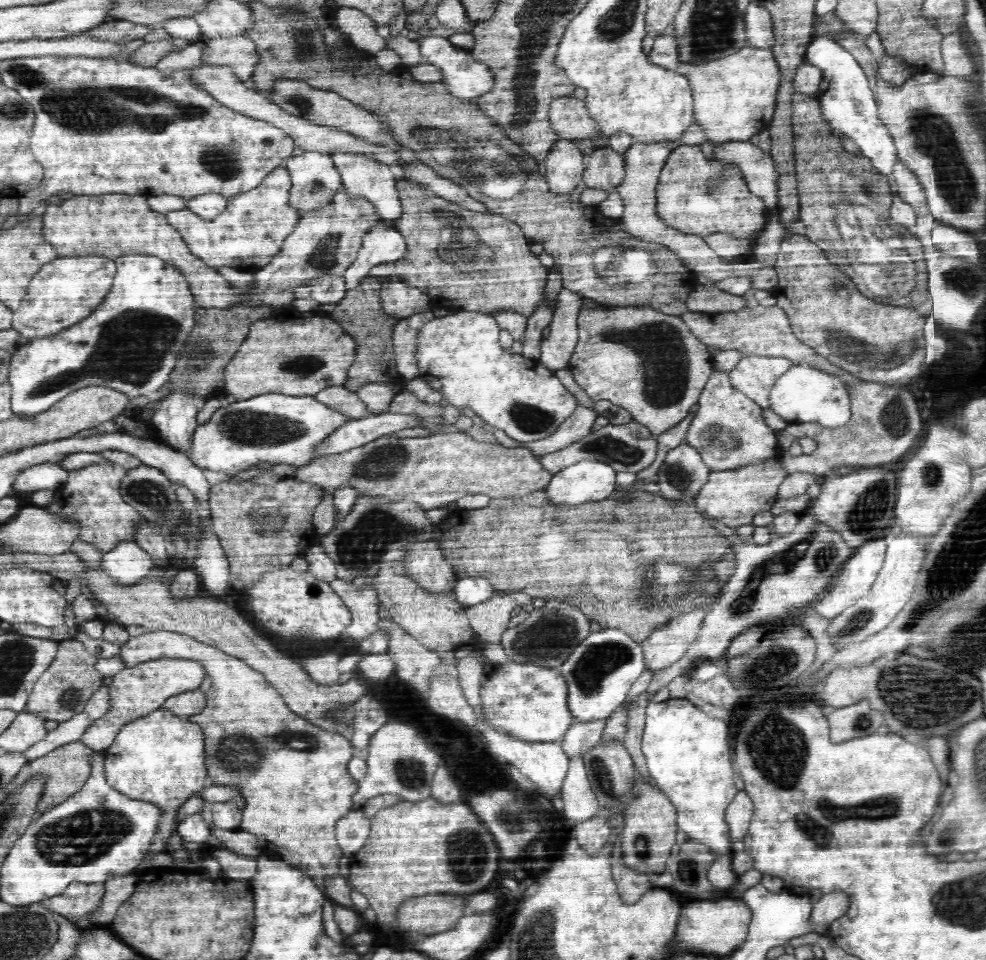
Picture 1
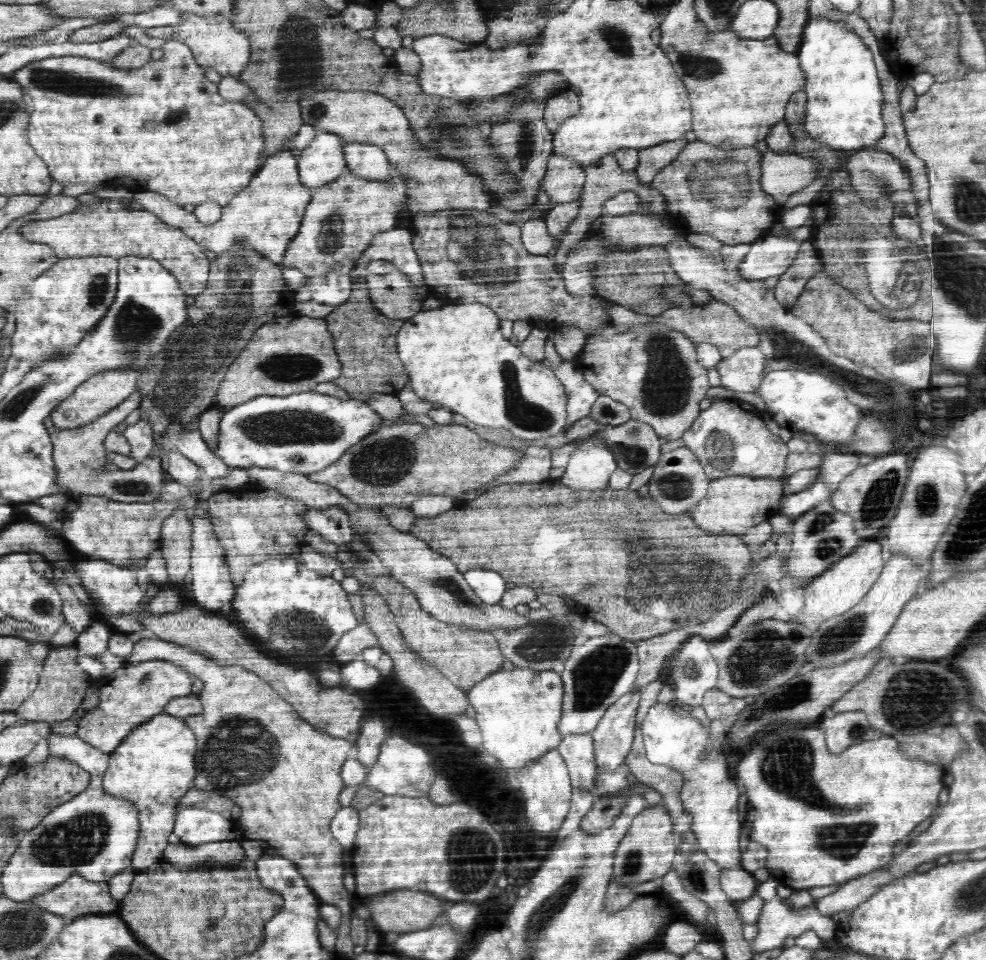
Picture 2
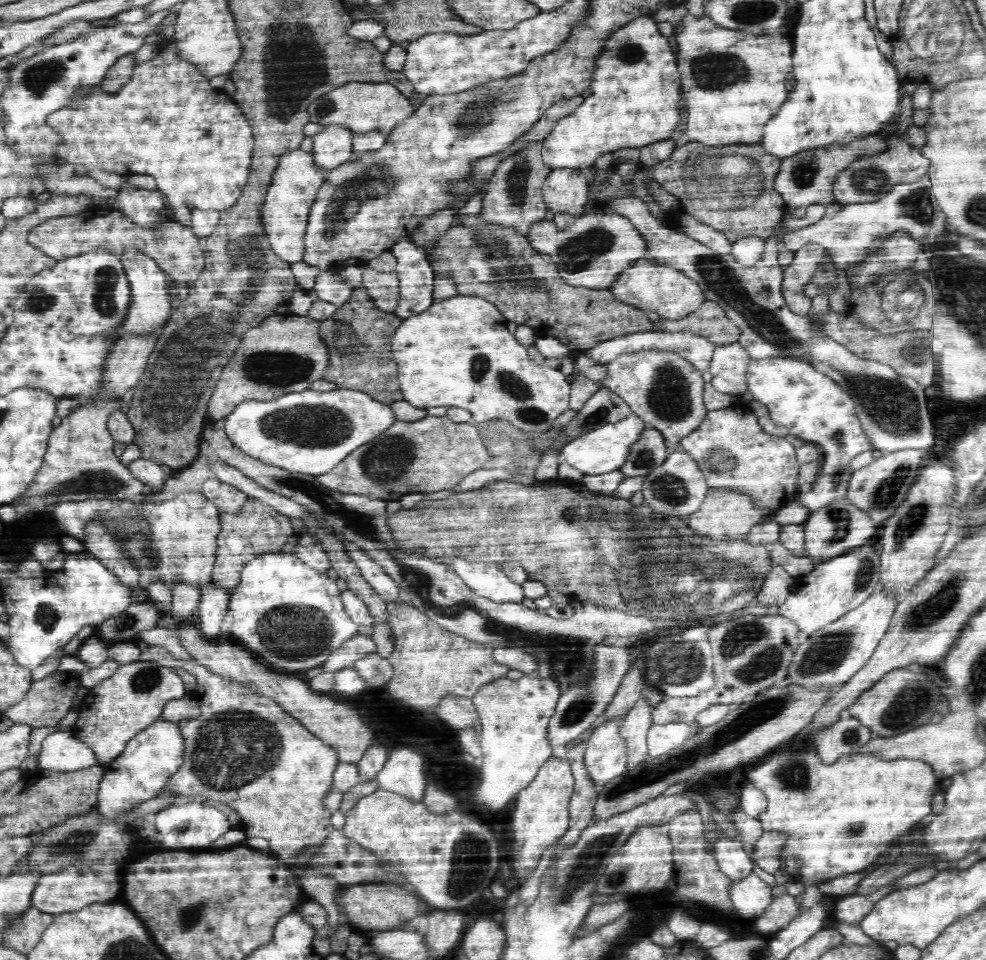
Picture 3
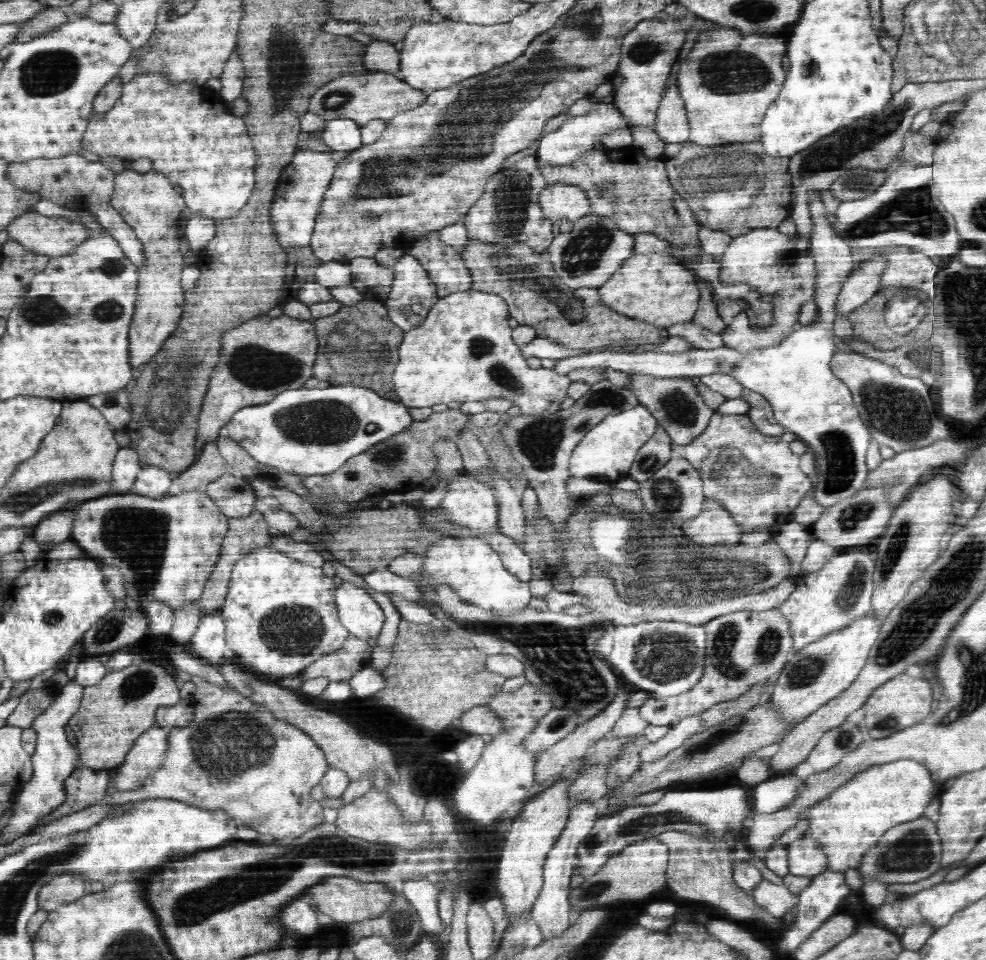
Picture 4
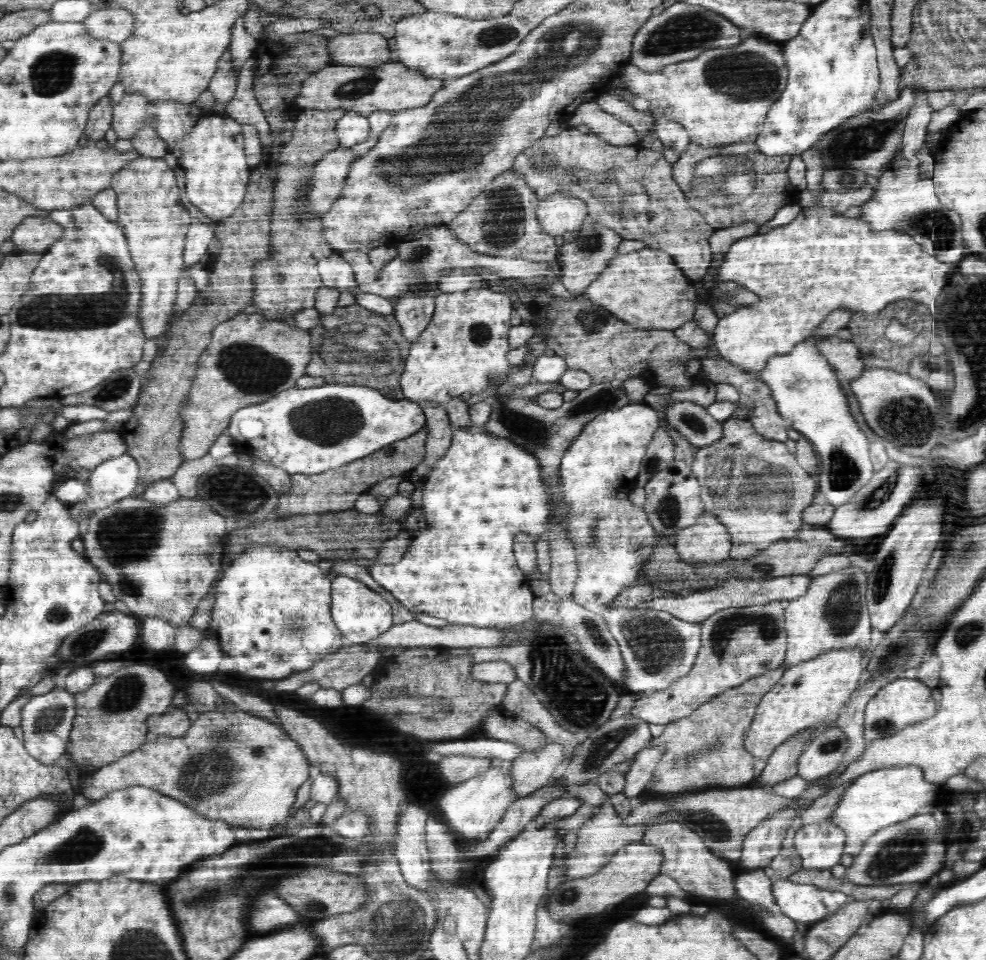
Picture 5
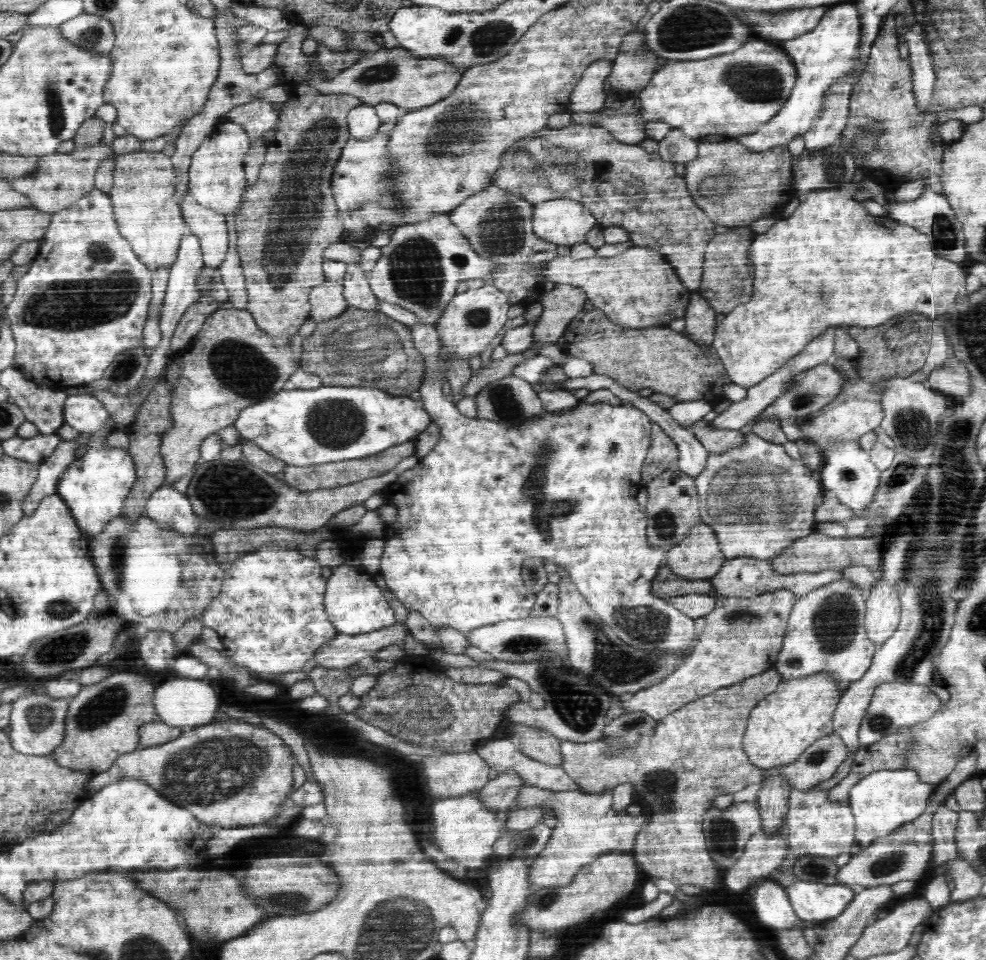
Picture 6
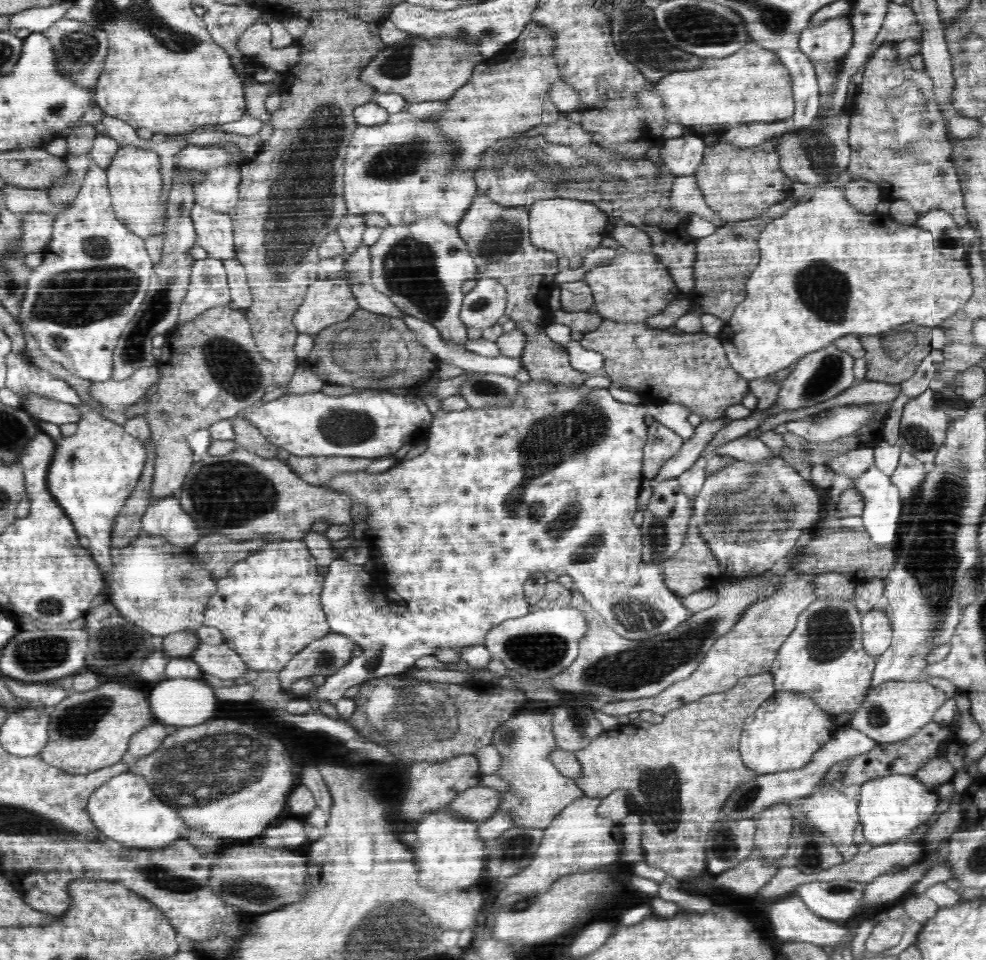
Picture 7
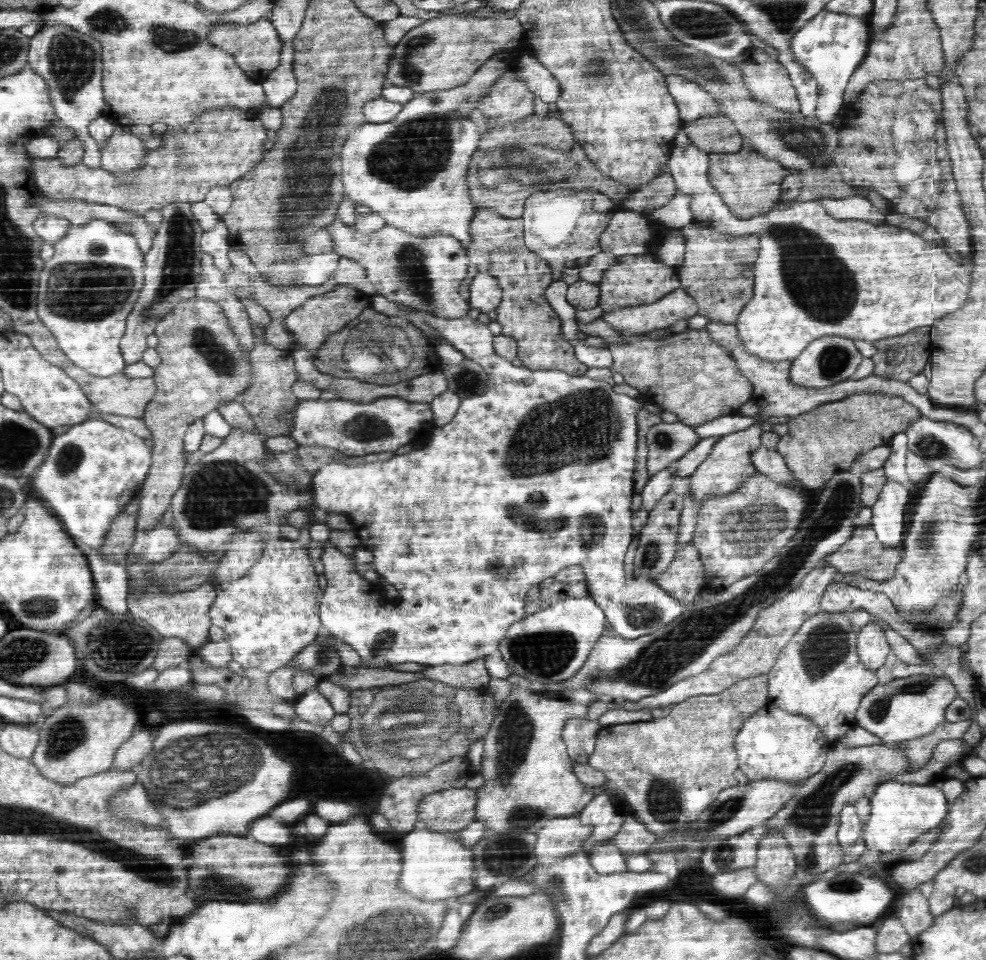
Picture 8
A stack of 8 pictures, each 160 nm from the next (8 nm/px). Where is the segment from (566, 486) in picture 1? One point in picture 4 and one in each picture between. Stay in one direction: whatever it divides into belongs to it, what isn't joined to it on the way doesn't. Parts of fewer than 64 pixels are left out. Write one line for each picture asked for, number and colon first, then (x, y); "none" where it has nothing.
2: (590, 467)
3: (604, 449)
4: (606, 452)

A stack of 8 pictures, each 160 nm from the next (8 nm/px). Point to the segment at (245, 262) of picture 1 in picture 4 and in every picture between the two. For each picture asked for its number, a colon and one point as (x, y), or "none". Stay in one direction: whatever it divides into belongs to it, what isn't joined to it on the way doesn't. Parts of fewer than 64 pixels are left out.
2: (267, 214)
3: (297, 179)
4: (303, 183)

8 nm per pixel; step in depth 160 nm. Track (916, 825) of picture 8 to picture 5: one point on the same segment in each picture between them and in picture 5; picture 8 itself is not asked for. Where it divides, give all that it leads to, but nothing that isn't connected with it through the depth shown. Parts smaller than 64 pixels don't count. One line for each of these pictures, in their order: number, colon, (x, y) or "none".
5: (881, 798)
6: (882, 802)
7: (893, 807)

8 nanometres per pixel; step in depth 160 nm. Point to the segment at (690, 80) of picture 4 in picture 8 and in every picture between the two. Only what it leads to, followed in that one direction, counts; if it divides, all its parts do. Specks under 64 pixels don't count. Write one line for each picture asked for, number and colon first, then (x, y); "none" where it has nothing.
5: (721, 95)
6: (726, 96)
7: (751, 85)
8: (767, 80)

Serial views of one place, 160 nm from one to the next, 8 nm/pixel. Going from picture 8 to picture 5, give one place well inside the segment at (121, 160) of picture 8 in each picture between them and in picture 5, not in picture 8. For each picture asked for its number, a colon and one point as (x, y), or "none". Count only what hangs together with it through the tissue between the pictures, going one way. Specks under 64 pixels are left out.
5: (155, 222)
6: (148, 214)
7: (134, 178)

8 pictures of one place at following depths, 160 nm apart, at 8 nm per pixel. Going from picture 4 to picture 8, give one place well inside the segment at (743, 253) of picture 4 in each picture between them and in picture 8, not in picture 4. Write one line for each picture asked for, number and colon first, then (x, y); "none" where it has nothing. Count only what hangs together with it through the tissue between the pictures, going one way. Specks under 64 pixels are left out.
5: (822, 261)
6: (830, 264)
7: (879, 274)
8: (880, 281)

